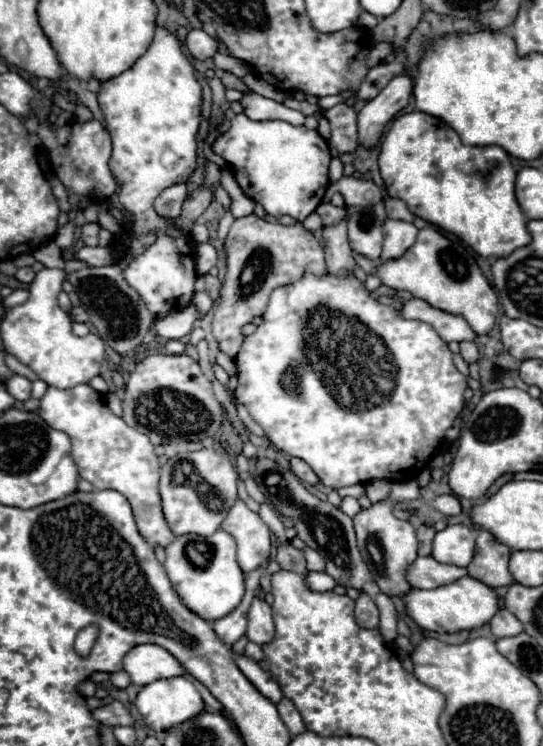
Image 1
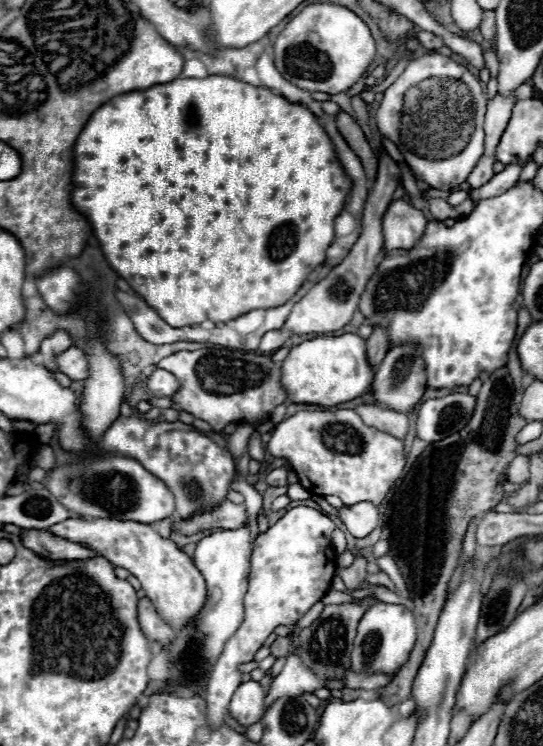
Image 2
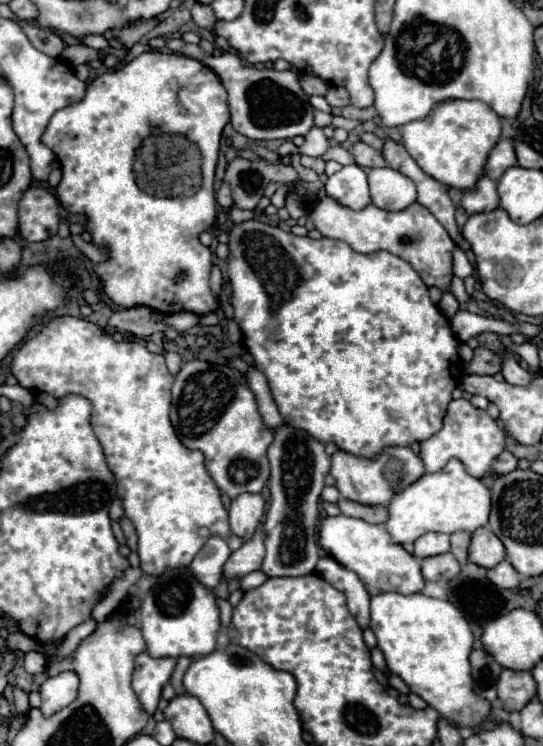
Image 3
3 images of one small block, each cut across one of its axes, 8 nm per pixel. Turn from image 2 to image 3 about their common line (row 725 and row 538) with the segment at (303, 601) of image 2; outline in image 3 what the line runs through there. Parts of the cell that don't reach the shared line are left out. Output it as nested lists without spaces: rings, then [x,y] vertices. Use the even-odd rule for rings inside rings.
[[[210,536],[208,542],[202,546],[202,550],[196,554],[196,558],[190,564],[190,570],[194,570],[194,576],[206,586],[214,588],[224,574],[224,564],[230,558],[230,548],[224,538]]]

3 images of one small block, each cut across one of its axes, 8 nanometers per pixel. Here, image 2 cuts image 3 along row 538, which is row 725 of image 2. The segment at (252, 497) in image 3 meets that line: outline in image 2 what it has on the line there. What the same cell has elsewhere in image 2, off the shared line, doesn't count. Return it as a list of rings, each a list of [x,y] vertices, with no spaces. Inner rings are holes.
[[[248,680],[240,684],[230,702],[230,716],[236,718],[242,726],[250,726],[250,722],[256,722],[262,716],[264,696],[266,694],[258,682]]]

